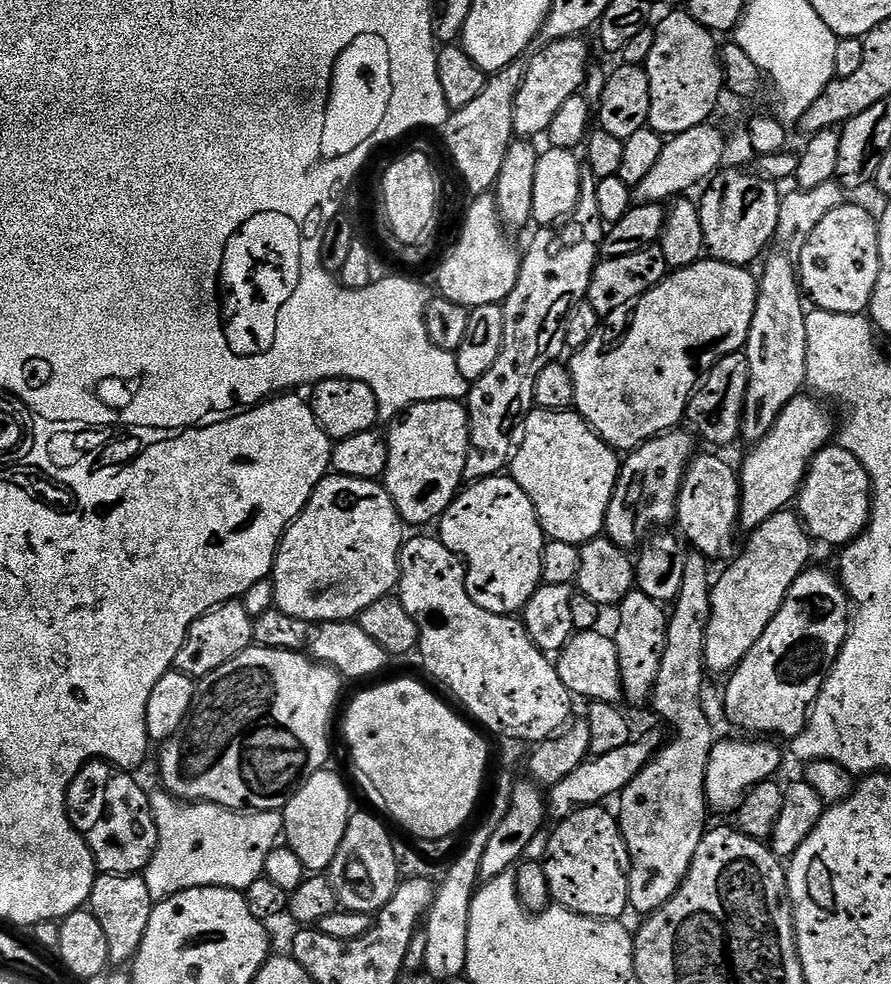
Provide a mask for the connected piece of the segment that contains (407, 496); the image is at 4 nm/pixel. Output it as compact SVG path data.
M431 400L413 404L387 429L388 461L382 477L384 489L390 494L405 525L439 521L461 491L464 463L468 457L468 410L459 400Z

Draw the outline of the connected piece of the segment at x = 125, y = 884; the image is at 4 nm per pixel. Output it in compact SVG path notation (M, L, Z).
M109 872L97 875L86 908L98 918L106 933L109 965L128 966L135 960L142 938L146 938L146 926L150 926L153 903L150 886L146 886L143 875L119 876Z

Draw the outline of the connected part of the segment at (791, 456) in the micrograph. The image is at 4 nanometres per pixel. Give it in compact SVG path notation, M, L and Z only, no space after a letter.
M801 394L794 397L782 410L778 422L774 422L770 434L766 434L766 438L755 441L753 448L756 449L745 458L744 465L739 465L740 518L738 524L741 529L753 530L762 526L762 522L766 522L766 518L785 511L791 505L788 503L791 500L793 503L799 497L800 488L804 485L804 475L808 473L809 464L831 441L828 439L831 436L833 439L834 436L834 428L832 432L832 416L819 403L823 404L812 394Z

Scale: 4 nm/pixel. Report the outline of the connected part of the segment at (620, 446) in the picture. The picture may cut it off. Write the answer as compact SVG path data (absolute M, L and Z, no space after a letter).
M705 258L699 264L692 264L688 268L677 268L671 274L664 277L661 284L656 284L649 292L641 296L635 305L636 313L632 316L632 325L628 328L628 333L624 336L624 341L617 348L612 348L609 352L603 352L596 342L586 345L575 353L576 356L570 360L572 377L574 378L574 405L575 411L579 412L581 418L587 422L598 435L603 438L610 447L619 450L621 453L627 454L634 448L652 440L656 436L660 436L663 432L671 432L681 427L682 421L685 419L688 411L688 403L693 392L696 391L696 385L700 383L705 372L708 372L719 362L726 354L731 352L739 352L748 343L748 335L750 334L750 326L754 318L754 310L756 309L756 294L758 291L758 280L755 275L751 276L747 267L739 264L723 264L720 260Z

